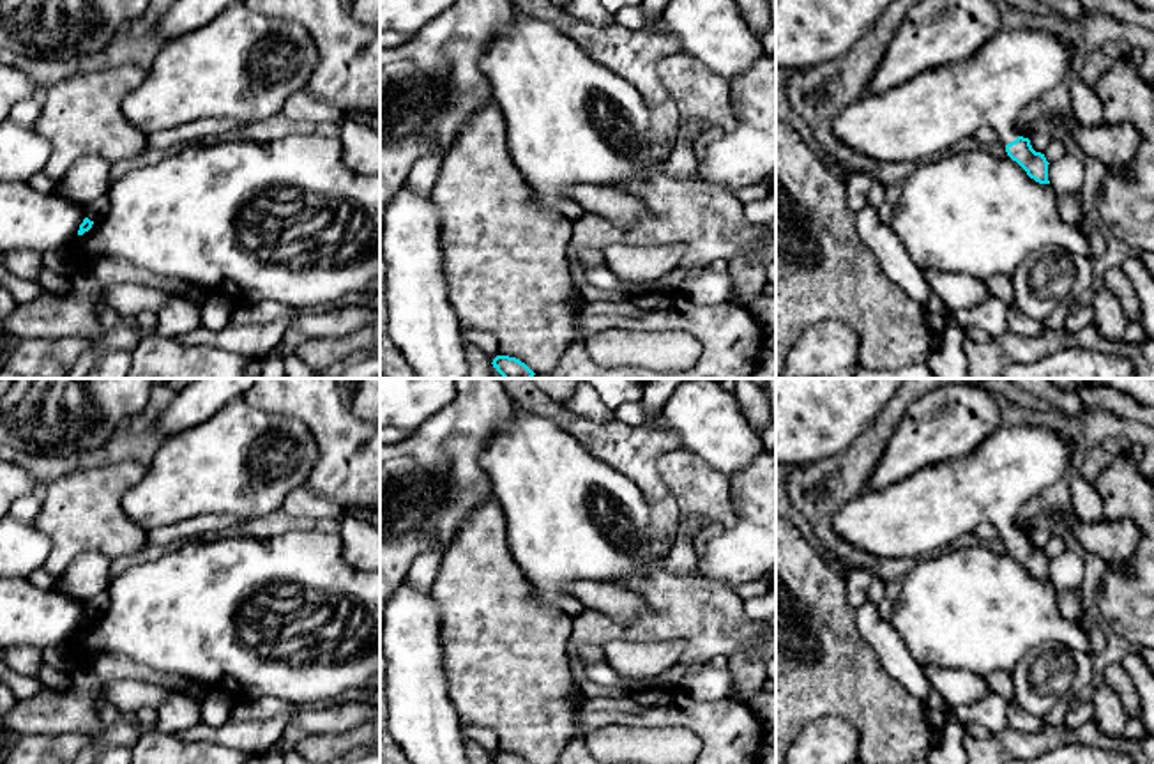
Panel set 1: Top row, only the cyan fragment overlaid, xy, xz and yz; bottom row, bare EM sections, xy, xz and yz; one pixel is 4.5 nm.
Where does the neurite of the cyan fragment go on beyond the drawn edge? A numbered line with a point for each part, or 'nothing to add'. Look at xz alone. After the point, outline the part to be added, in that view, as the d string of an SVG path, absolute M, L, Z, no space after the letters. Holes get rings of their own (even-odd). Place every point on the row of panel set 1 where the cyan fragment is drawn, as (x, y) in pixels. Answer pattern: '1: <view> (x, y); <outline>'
nothing to add

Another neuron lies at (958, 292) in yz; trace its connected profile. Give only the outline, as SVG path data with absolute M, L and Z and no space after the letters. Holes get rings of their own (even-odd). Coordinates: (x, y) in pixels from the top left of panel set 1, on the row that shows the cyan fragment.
M922 271L931 294L940 297L953 311L970 309L990 299L986 283L965 276L940 271Z

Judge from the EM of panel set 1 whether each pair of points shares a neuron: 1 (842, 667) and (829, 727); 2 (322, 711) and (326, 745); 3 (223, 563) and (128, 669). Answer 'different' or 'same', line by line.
1: different
2: different
3: different

